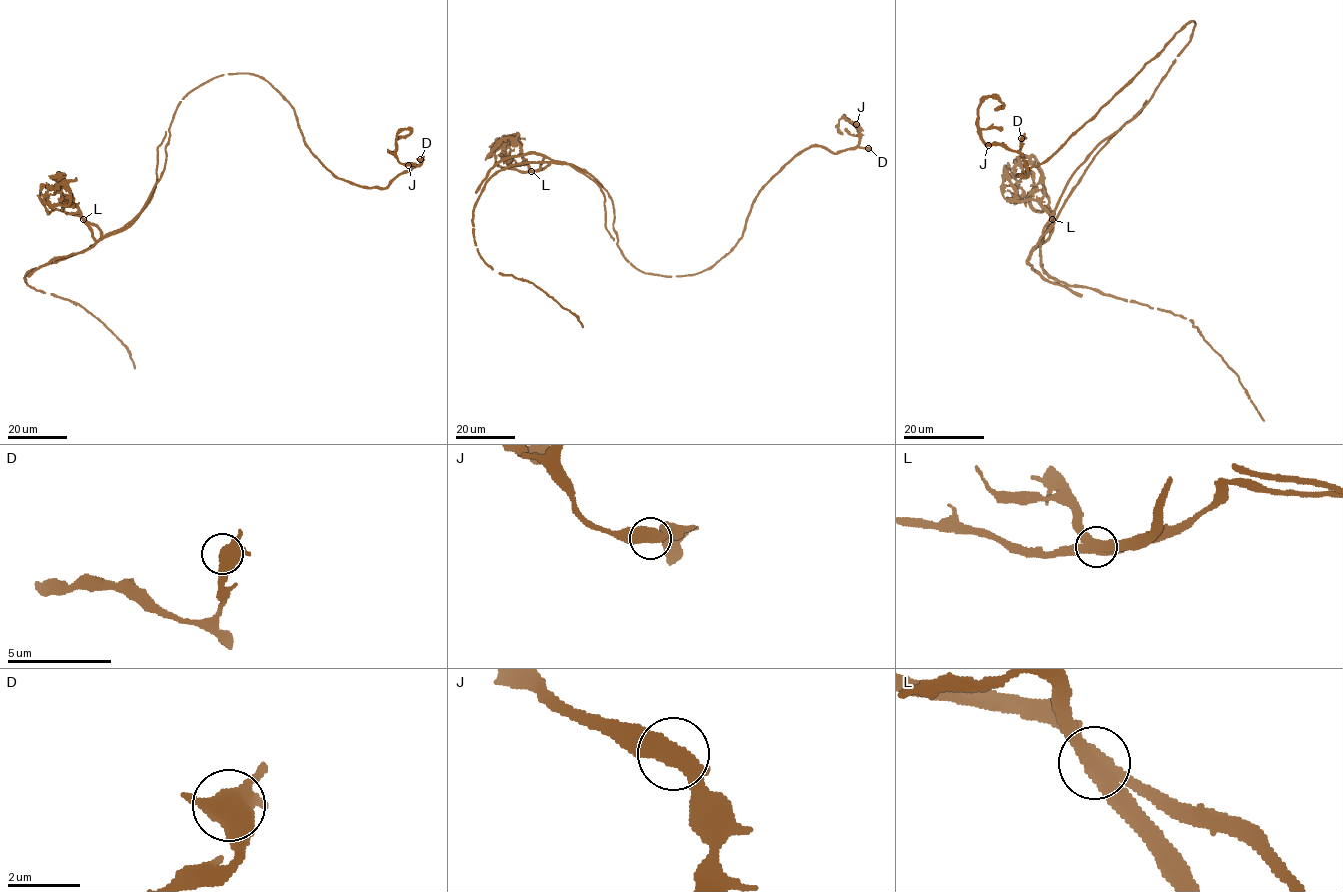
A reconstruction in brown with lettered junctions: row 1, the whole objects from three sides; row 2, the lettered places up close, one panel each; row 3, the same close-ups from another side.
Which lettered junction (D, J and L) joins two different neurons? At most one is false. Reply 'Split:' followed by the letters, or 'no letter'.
Split: L

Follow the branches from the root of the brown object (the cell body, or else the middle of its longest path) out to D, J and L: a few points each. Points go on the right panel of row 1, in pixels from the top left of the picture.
D: (1151, 97), (1190, 42), (1194, 21), (1057, 151), (1019, 175), (1027, 176), (1021, 138)
J: (1151, 97), (1190, 42), (1194, 21), (1057, 151), (1019, 175), (1027, 176), (1018, 152), (988, 145)
L: (1151, 97), (1131, 119), (1104, 139), (1074, 172), (1044, 227), (1040, 242), (1052, 219)

